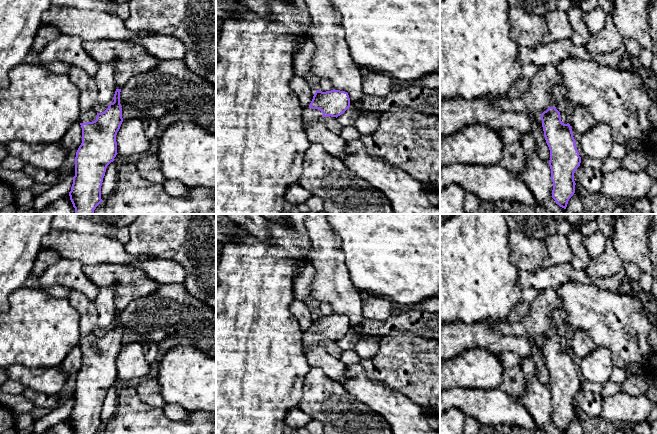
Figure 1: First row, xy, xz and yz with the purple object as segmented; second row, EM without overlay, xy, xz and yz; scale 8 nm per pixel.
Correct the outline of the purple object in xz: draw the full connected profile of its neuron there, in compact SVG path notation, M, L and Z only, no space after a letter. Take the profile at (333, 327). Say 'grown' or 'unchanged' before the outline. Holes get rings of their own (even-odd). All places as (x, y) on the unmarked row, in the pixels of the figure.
grown | M335 313L326 316L316 314L309 331L303 333L303 346L317 346L327 340L337 342L349 331L350 322L347 316Z

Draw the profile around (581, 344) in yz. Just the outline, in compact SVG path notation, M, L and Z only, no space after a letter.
M577 330L571 337L569 348L572 355L583 358L595 350L598 345L592 337L584 330Z

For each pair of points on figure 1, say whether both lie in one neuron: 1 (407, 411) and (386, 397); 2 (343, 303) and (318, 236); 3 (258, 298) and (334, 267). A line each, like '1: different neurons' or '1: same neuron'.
1: same neuron
2: same neuron
3: different neurons

